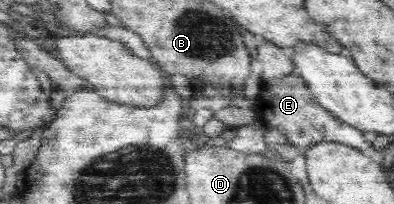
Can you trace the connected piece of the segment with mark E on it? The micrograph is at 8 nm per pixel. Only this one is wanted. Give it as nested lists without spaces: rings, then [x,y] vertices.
[[[297,73],[263,82],[254,112],[260,122],[276,128],[288,139],[288,143],[296,146],[307,148],[319,142],[337,142],[362,151],[371,145],[364,131],[342,122],[329,110],[322,108],[307,88],[306,81]]]

